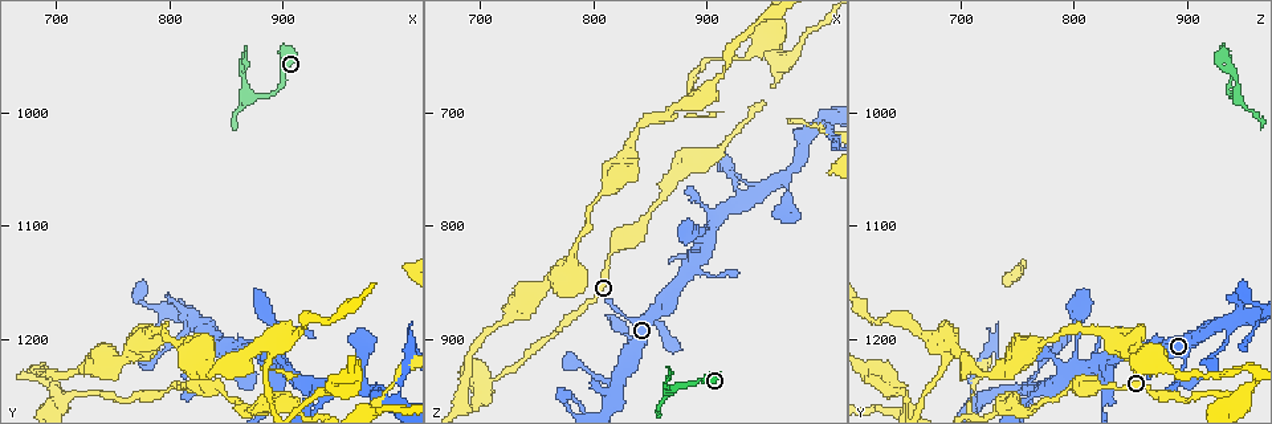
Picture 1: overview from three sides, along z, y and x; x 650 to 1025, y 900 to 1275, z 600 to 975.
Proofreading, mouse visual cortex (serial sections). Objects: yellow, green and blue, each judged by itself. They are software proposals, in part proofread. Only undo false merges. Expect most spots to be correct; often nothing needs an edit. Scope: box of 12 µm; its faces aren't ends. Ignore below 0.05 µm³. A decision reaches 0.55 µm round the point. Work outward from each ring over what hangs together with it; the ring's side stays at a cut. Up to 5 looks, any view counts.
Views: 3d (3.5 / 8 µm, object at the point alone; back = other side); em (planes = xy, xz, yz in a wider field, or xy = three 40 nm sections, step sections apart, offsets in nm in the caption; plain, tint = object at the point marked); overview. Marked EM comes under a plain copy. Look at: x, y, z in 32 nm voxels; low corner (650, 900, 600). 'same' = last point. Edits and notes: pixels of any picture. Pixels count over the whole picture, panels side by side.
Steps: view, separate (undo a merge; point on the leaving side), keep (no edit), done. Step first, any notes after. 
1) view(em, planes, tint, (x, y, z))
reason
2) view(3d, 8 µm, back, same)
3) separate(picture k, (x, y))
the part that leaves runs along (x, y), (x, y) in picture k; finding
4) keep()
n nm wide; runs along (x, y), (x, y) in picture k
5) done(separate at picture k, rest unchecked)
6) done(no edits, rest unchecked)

view(3d, 8 µm, (680, 1226, 954))
three-way junction

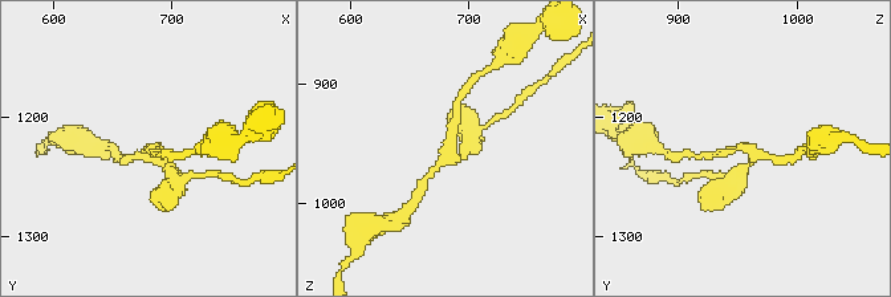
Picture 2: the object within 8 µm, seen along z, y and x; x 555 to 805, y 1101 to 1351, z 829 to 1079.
view(3d, 3.5 µm, (678, 1226, 954))
closer look

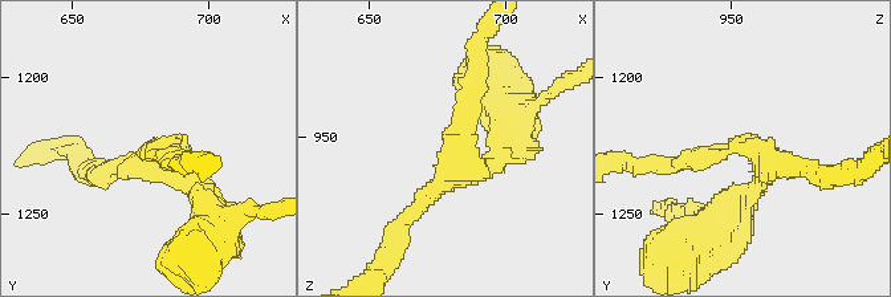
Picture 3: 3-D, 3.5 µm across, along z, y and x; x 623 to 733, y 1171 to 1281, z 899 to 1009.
view(em, xy, step 1, tint, (679, 1225, 954))
3 arms; arms of 200, 250, 250 nm

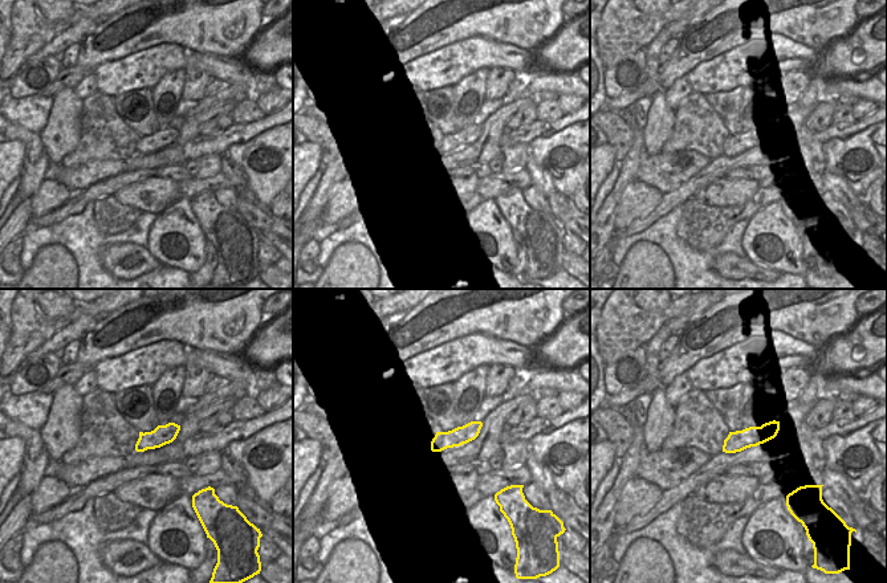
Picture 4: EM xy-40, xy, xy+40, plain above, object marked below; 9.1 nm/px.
keep()
170 nm wide; runs along (747, 198), (760, 149), (664, 165) in picture 3; all the same cell

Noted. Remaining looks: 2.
view(3d, 3.5 µm, (870, 986, 944))
abrupt turn

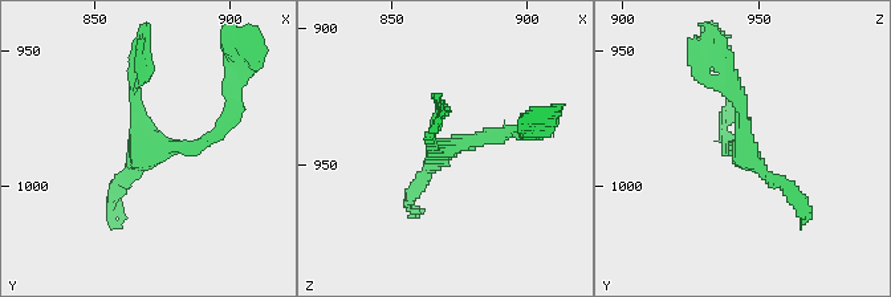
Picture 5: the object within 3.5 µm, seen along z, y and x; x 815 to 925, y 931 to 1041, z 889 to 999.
view(em, xy, step 3, tint, (869, 984, 944))
shape alone is not enough

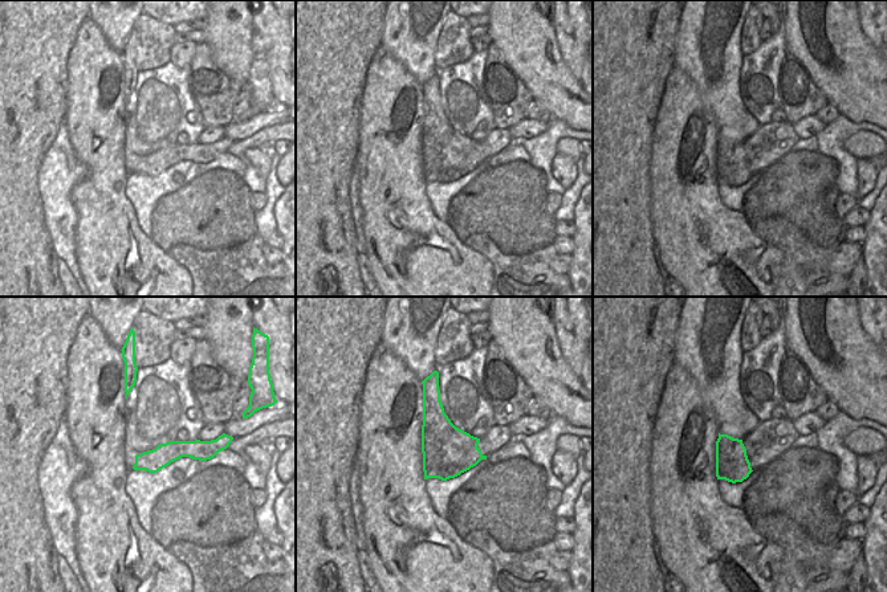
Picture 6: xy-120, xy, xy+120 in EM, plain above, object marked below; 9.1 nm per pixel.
keep()
460 nm wide; runs along (517, 129), (432, 149), (440, 112) in picture 5; all the same cell

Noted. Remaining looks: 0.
done(no edits, rest unchecked)

